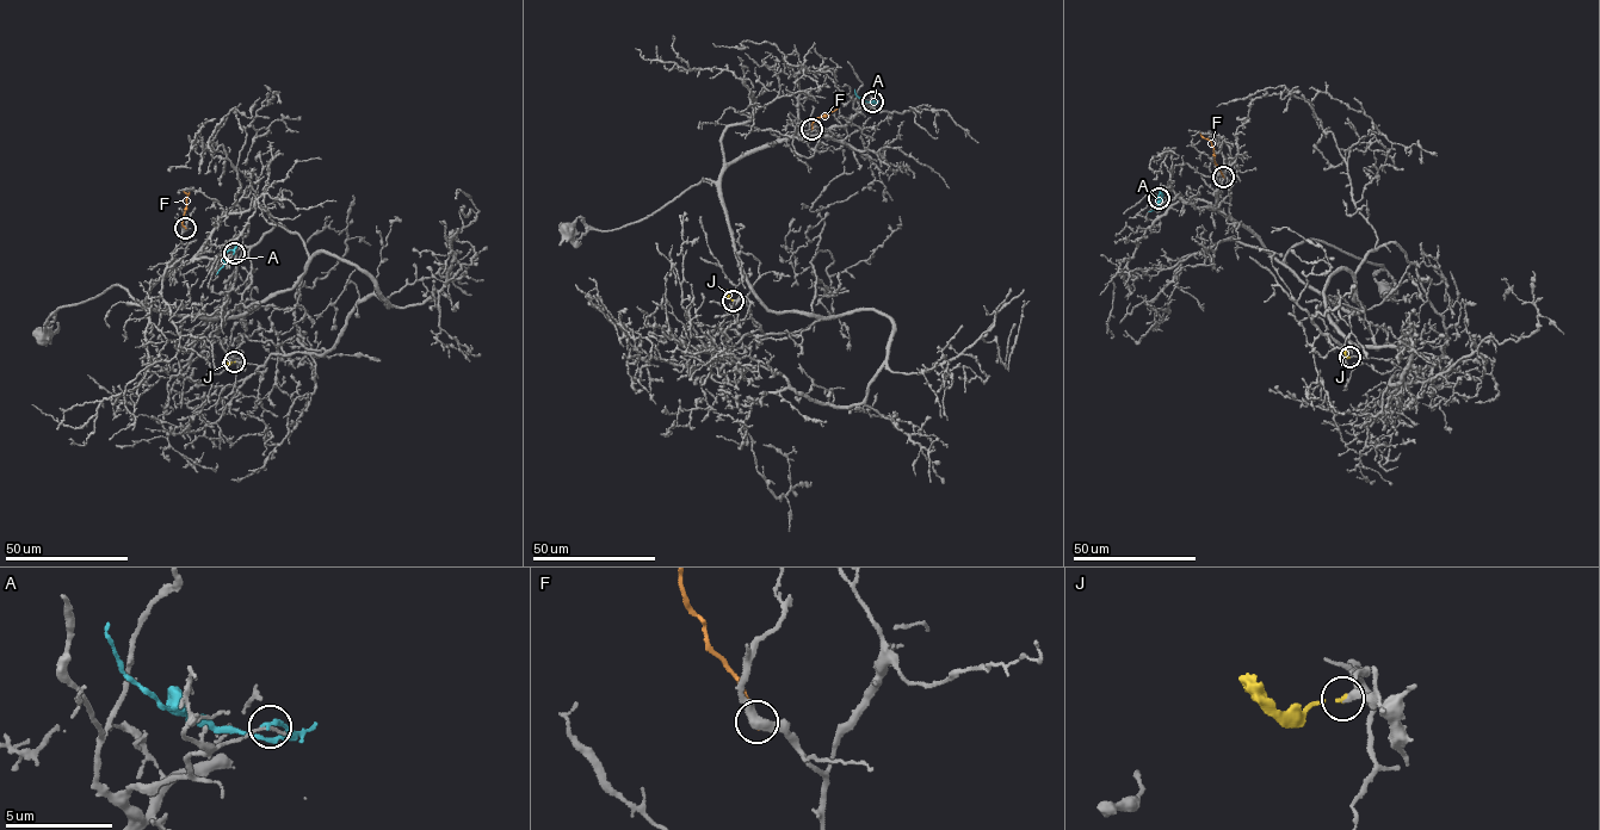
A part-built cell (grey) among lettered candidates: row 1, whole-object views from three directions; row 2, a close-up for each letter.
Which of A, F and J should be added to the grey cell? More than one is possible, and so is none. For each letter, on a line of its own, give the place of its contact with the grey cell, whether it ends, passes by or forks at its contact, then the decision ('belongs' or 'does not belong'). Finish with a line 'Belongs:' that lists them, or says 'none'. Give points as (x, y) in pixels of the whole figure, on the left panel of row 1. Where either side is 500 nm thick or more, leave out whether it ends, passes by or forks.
A: contact (234, 253); it ends; does not belong
F: contact (185, 228); it ends; does not belong
J: contact (234, 361); it ends; belongs
Belongs: J

